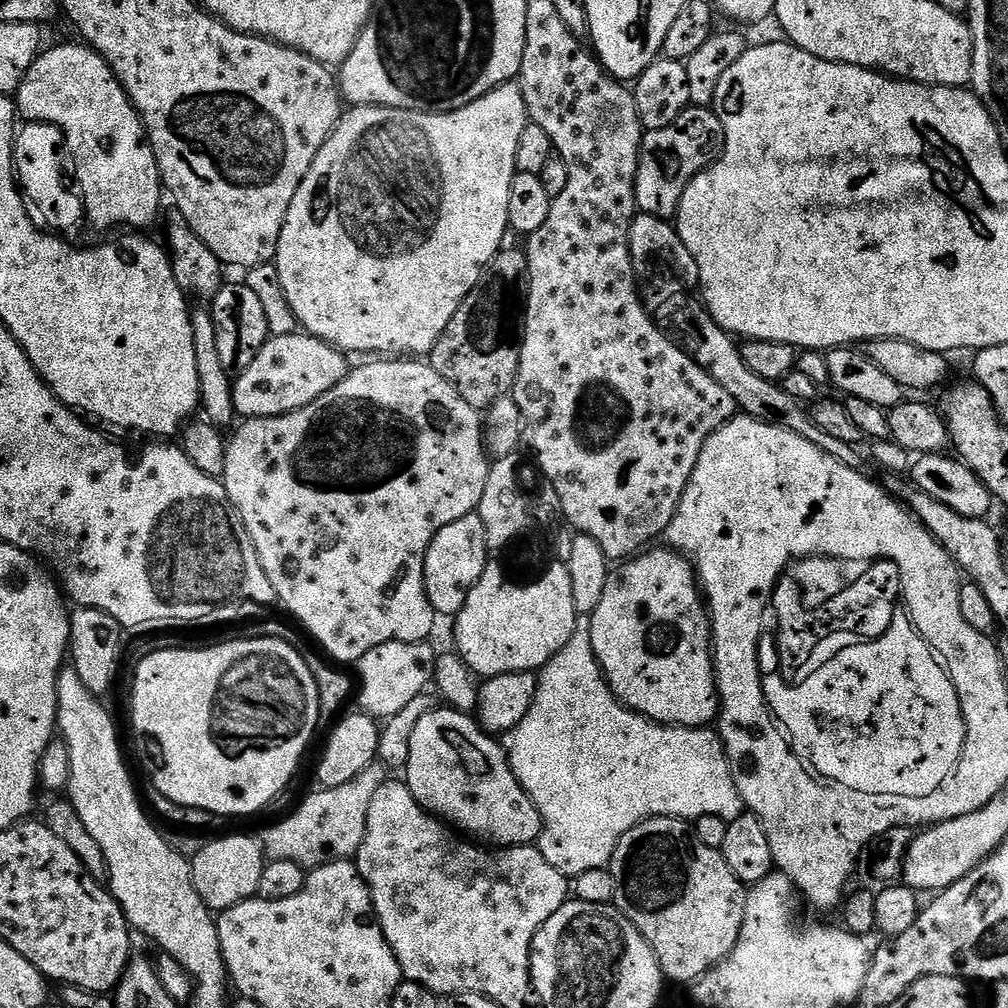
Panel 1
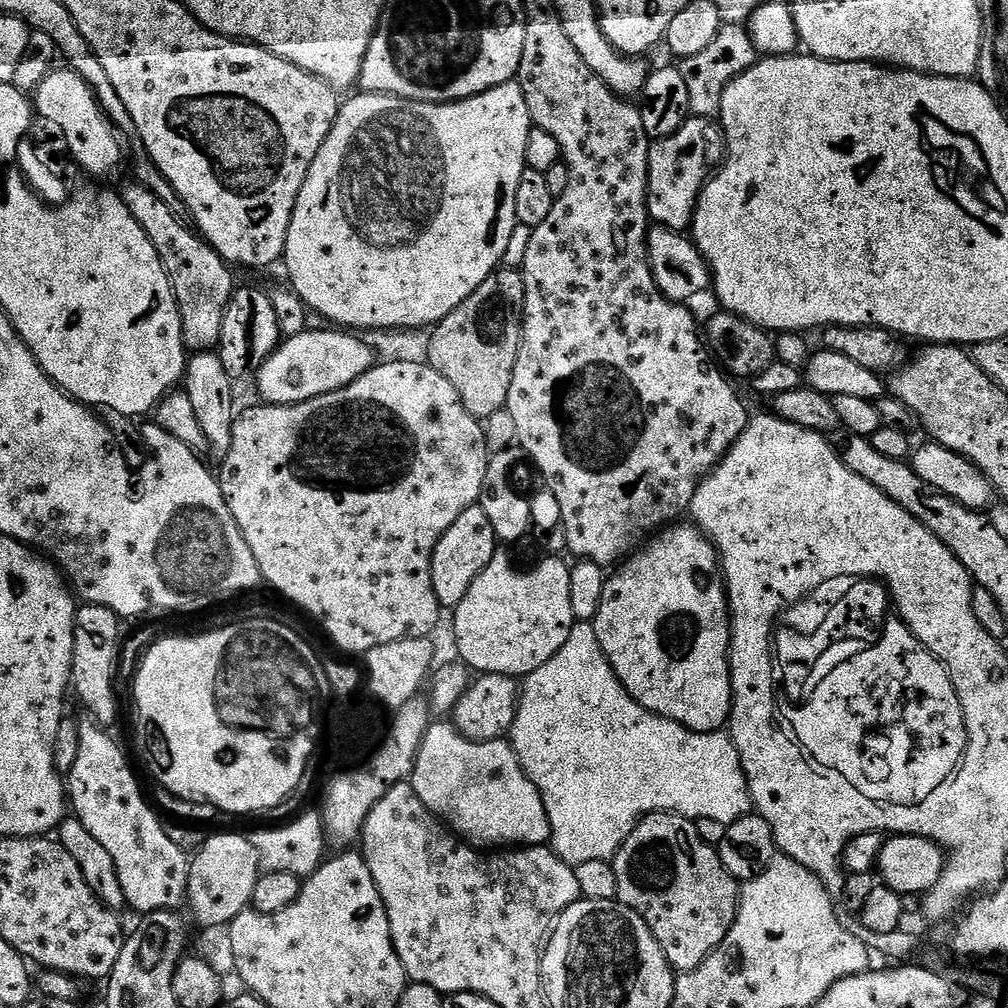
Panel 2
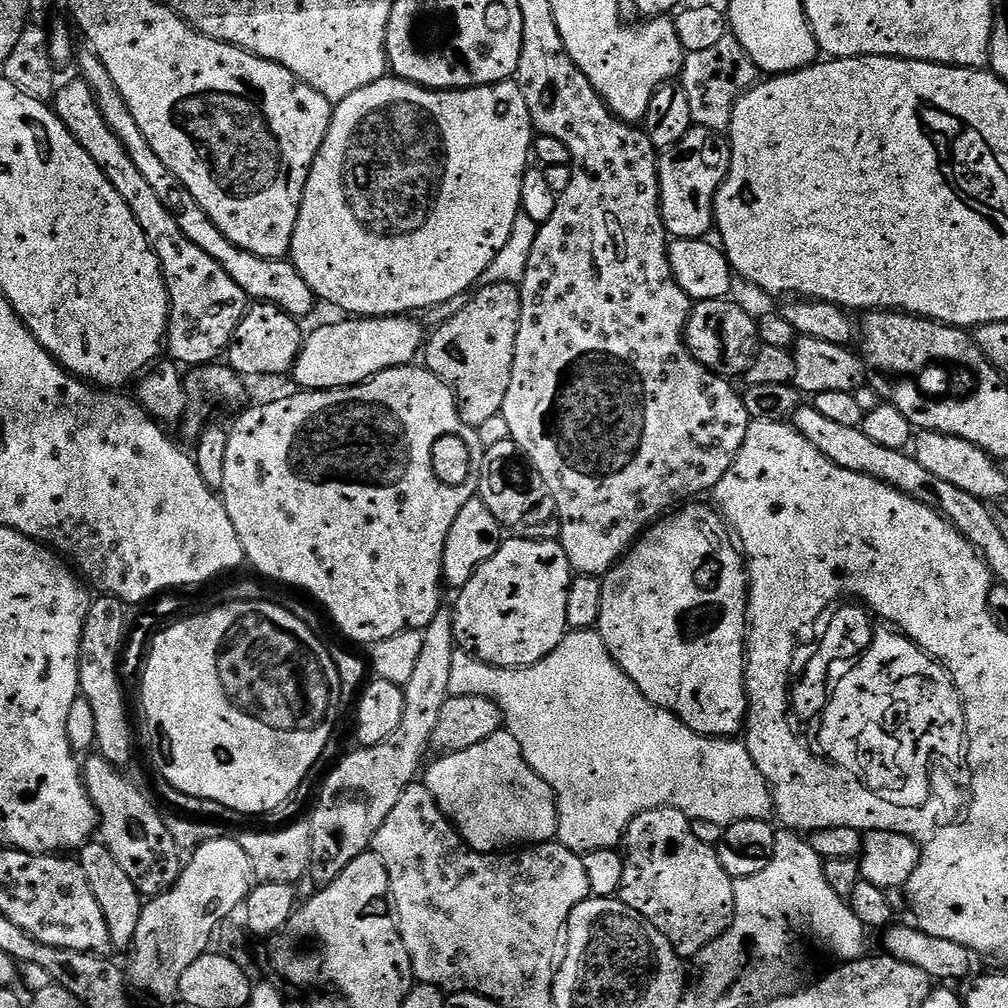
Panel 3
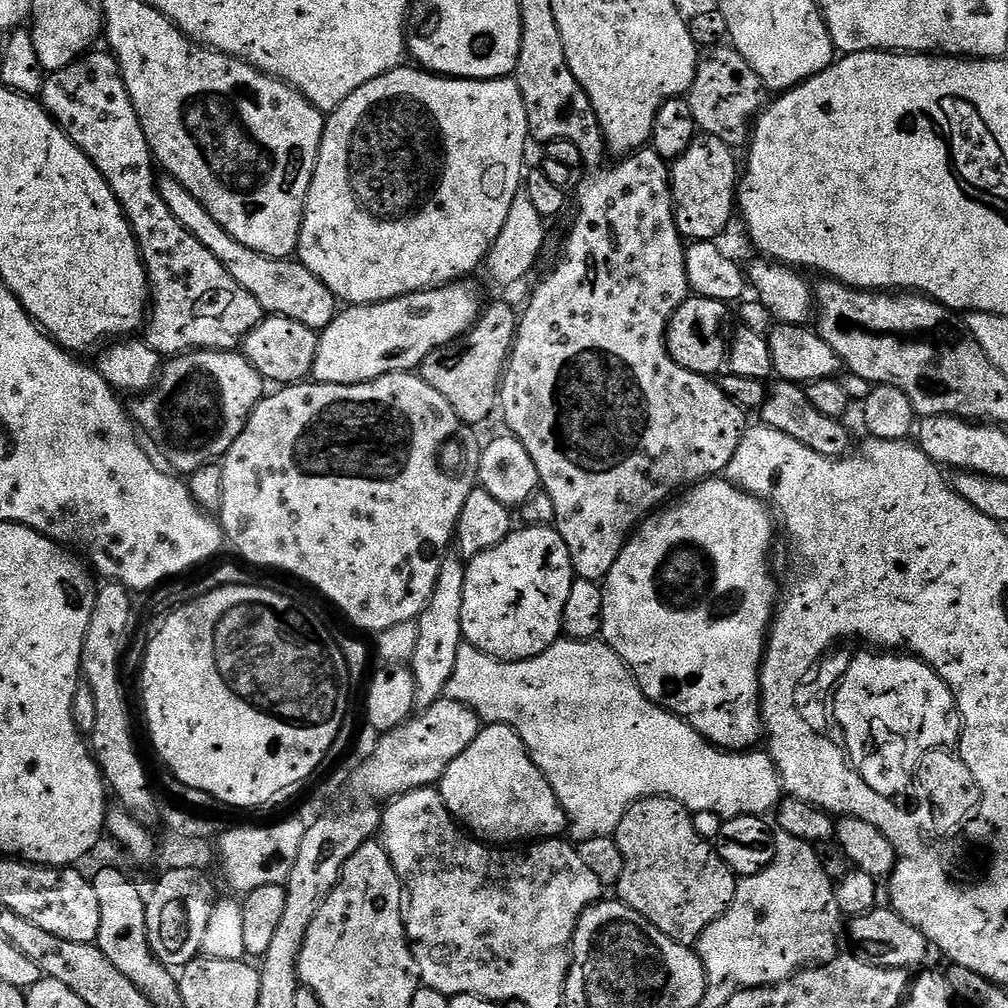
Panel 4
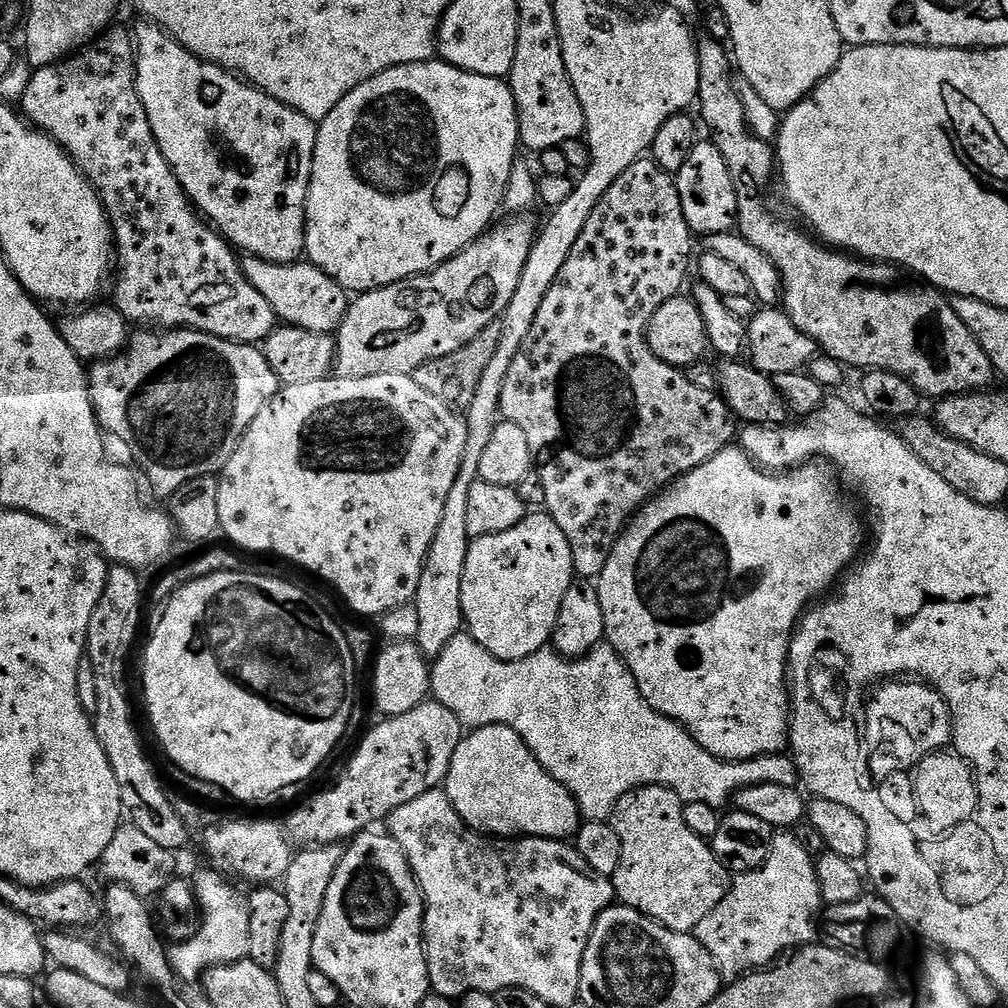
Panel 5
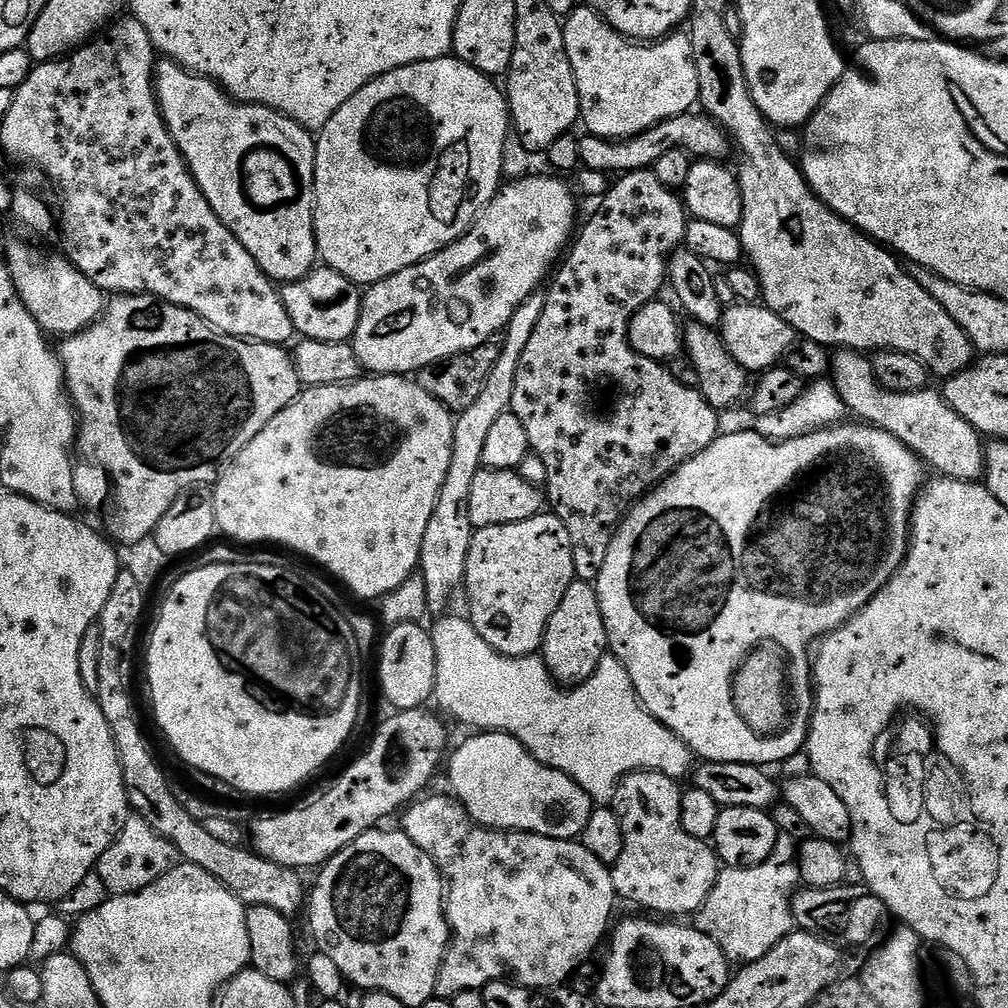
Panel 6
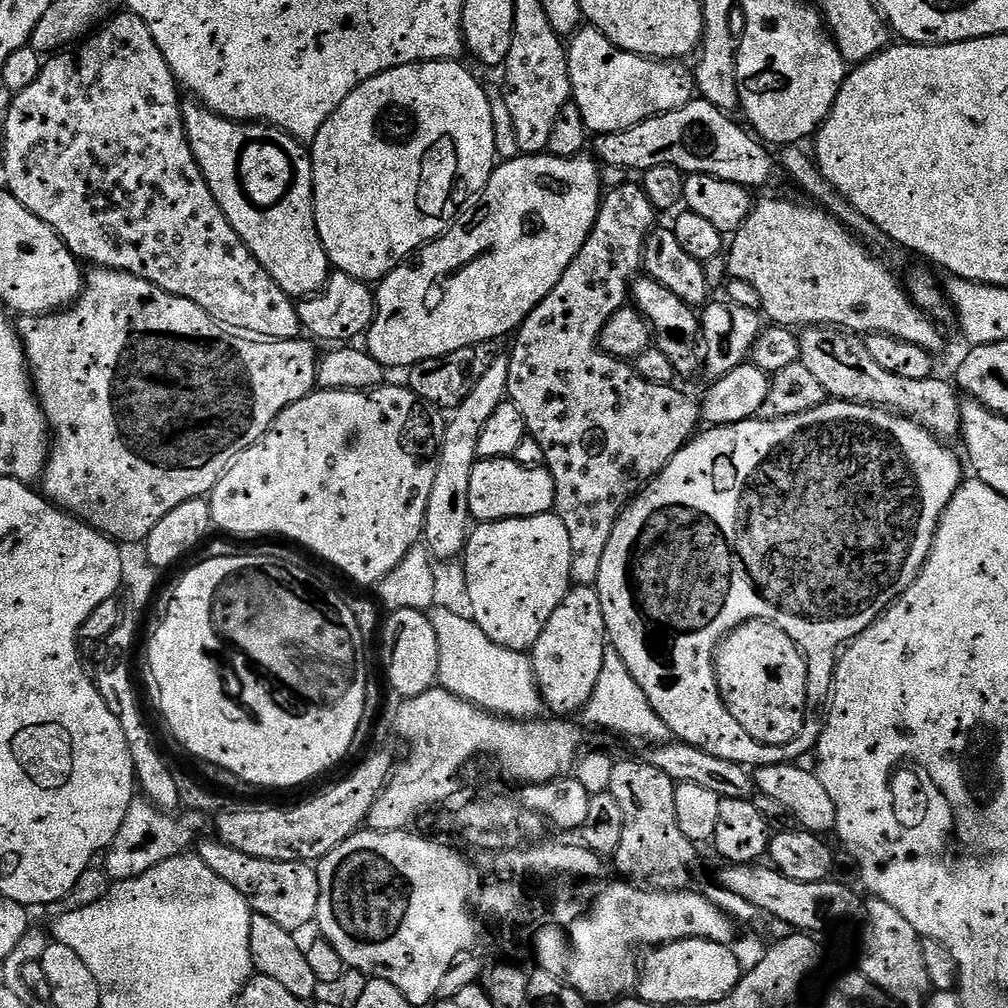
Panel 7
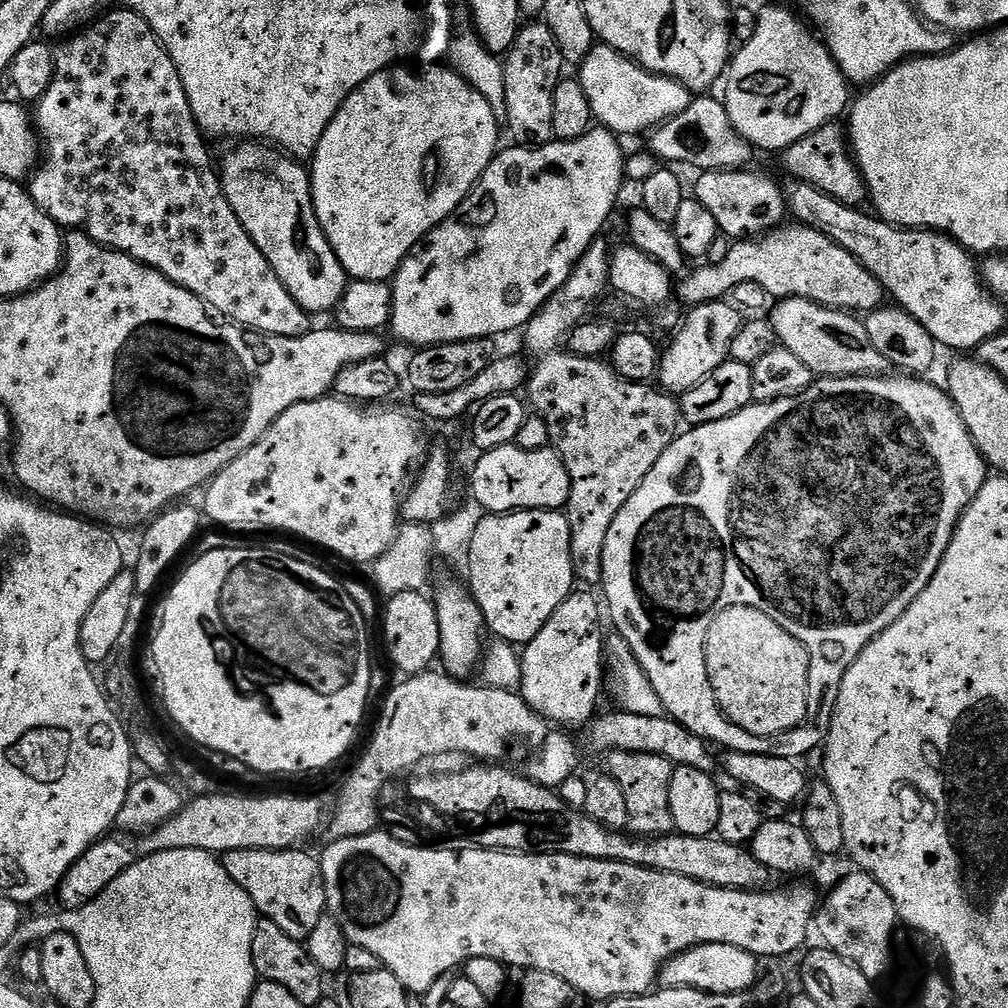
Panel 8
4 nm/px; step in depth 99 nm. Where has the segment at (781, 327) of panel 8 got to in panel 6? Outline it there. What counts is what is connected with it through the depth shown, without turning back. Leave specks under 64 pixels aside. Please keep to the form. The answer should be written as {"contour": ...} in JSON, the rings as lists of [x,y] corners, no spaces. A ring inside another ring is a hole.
{"contour":[[[840,350],[830,360],[830,380],[849,413],[857,421],[870,424],[886,434],[894,434],[912,453],[941,477],[967,484],[984,479],[985,441],[980,433],[946,402],[939,391],[891,392],[882,387],[872,372],[867,355]]]}

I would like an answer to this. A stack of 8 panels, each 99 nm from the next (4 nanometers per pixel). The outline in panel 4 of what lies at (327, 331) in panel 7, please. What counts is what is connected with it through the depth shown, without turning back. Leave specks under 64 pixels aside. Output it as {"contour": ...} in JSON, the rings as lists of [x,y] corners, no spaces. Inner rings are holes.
{"contour":[[[161,175],[157,179],[156,188],[160,191],[162,202],[166,202],[166,210],[170,210],[170,214],[174,214],[174,218],[178,218],[178,222],[182,222],[182,226],[186,226],[186,230],[194,234],[194,238],[198,238],[198,242],[202,242],[202,246],[206,246],[206,250],[218,258],[218,262],[222,262],[222,266],[226,266],[226,274],[230,274],[230,278],[234,278],[242,290],[258,298],[265,313],[294,318],[294,322],[310,326],[317,334],[330,326],[338,311],[337,298],[330,290],[326,290],[318,278],[314,278],[314,274],[310,274],[310,270],[306,270],[299,259],[270,258],[258,254],[258,250],[250,250],[250,246],[242,246],[238,238],[226,234],[226,230],[214,222],[211,214],[198,203],[194,194],[190,194],[190,190],[186,190],[186,186],[182,186],[182,182],[170,175]]]}

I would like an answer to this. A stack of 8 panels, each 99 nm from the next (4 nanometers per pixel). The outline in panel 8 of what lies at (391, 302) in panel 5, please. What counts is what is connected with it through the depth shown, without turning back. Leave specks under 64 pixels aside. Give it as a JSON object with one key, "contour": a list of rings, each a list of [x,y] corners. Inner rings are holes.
{"contour":[[[593,126],[587,134],[577,140],[556,140],[551,144],[539,146],[511,146],[497,151],[496,157],[484,171],[484,177],[478,181],[471,194],[456,208],[452,216],[444,219],[440,225],[429,232],[418,247],[405,259],[397,270],[392,286],[392,323],[393,332],[404,344],[413,344],[413,349],[430,348],[433,344],[449,344],[478,338],[501,338],[507,332],[523,329],[532,317],[540,311],[547,300],[570,278],[574,266],[586,254],[586,250],[601,235],[608,224],[612,211],[616,208],[616,199],[620,196],[620,187],[626,184],[626,152],[620,149],[621,141],[616,133],[603,126]]]}

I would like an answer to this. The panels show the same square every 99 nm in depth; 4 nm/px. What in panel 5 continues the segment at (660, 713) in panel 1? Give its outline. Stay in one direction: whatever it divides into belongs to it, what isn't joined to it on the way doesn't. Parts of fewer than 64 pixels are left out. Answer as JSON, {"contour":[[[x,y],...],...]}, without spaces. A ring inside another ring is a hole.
{"contour":[[[739,446],[722,449],[702,466],[673,480],[659,496],[653,496],[628,521],[627,528],[616,539],[614,550],[598,577],[607,643],[624,660],[630,674],[634,674],[642,698],[654,711],[679,722],[698,742],[698,746],[702,746],[702,750],[714,754],[714,758],[719,760],[756,760],[760,756],[783,753],[789,747],[790,680],[786,675],[786,665],[792,633],[796,631],[801,616],[809,607],[827,597],[831,593],[828,591],[837,587],[841,577],[857,563],[858,557],[865,551],[864,524],[860,521],[855,506],[844,497],[845,489],[837,473],[833,469],[832,473],[826,465],[820,463],[824,462],[809,462],[783,474],[773,474],[757,466],[752,457]]]}

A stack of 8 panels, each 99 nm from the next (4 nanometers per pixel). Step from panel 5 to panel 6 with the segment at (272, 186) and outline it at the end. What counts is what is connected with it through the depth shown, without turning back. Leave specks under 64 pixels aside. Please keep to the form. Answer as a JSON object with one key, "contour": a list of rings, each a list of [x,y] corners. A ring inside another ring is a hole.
{"contour":[[[161,59],[154,73],[160,113],[206,202],[222,222],[250,250],[250,258],[281,285],[306,278],[318,264],[316,251],[316,141],[290,117],[261,104],[241,104],[215,80],[181,68],[174,60]]]}

